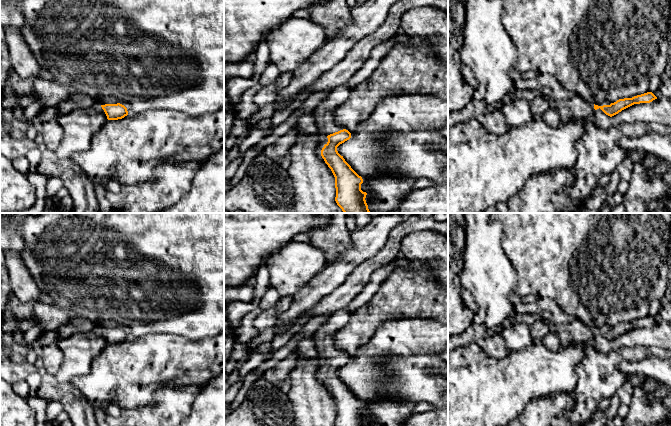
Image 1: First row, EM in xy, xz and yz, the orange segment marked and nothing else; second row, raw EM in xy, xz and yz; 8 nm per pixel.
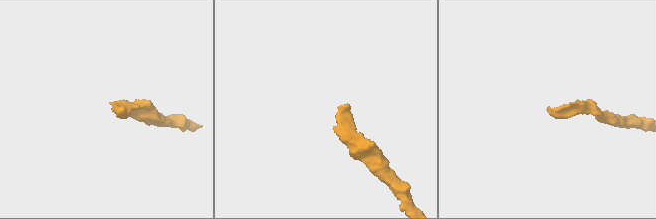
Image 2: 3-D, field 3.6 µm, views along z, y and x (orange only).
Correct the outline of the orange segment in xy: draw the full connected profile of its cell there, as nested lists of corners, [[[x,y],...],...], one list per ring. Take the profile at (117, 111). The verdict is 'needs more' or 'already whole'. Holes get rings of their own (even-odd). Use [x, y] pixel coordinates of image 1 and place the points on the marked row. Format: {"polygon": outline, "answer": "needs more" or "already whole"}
{"polygon": [[[105,104],[101,105],[104,110],[108,120],[118,120],[122,119],[128,115],[127,108],[120,104]]], "answer": "already whole"}

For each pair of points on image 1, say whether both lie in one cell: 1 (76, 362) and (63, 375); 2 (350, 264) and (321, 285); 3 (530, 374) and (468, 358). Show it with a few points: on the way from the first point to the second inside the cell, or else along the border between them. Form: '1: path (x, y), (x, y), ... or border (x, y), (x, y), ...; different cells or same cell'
1: path (73, 365), (66, 372); same cell
2: path (343, 266), (328, 280); same cell
3: path (515, 374), (483, 373); same cell

